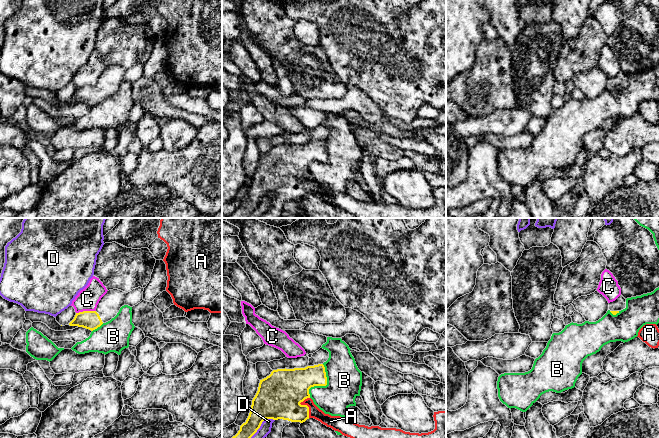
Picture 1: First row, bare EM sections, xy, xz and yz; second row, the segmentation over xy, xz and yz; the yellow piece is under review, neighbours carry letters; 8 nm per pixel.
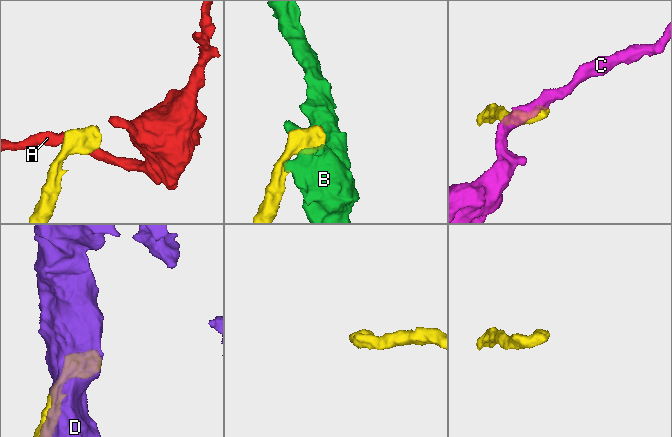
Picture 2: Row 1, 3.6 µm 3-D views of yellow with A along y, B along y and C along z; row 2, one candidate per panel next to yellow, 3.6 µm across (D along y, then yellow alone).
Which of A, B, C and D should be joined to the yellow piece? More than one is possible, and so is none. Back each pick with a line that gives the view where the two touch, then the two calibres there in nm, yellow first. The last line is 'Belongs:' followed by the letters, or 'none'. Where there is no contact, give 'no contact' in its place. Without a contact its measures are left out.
Belongs: none

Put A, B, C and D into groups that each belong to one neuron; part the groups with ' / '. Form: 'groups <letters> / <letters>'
groups A / B / C / D

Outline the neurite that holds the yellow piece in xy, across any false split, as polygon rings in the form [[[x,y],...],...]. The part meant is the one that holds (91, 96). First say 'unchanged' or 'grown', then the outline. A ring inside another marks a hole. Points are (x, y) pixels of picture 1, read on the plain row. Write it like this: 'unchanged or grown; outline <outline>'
grown; outline [[[138,63],[126,69],[118,65],[107,67],[99,77],[95,87],[76,89],[70,102],[78,102],[91,107],[110,97],[124,81],[133,83],[143,76],[144,64]]]

